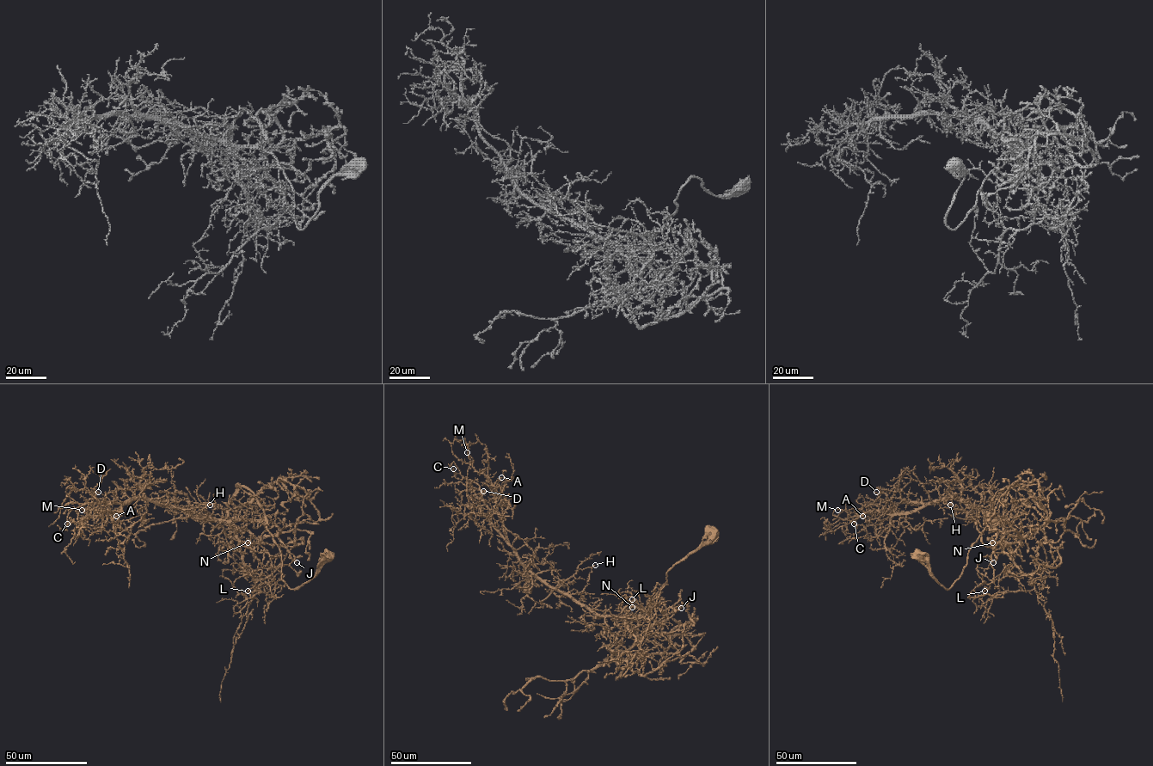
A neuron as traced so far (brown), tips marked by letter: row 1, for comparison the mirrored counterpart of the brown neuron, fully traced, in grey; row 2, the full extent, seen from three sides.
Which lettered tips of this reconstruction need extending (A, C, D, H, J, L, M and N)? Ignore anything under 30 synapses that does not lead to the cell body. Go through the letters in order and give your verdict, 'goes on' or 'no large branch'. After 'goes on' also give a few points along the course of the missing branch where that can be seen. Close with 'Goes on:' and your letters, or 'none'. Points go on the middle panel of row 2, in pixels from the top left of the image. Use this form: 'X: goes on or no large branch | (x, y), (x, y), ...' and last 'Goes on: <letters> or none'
A: no large branch
C: goes on | (453, 468), (445, 463), (440, 465)
D: no large branch
H: no large branch
J: no large branch
L: goes on | (632, 599), (612, 584), (595, 585), (603, 587)
M: no large branch
N: goes on | (632, 607), (642, 599), (640, 591), (623, 589)
Goes on: C, L, N

